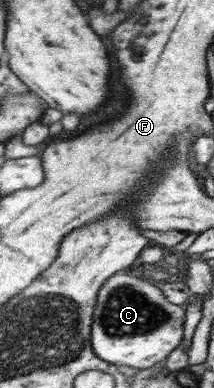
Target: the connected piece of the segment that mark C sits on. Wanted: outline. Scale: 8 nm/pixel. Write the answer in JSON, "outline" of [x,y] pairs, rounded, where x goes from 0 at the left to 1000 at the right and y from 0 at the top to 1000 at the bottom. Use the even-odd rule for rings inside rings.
{"outline":[[[579,696],[519,711],[519,719],[500,722],[495,735],[458,753],[458,784],[430,838],[430,889],[444,912],[509,936],[664,954],[766,933],[855,884],[855,848],[864,848],[864,794],[780,776],[752,742],[724,740],[696,719],[678,724],[678,719],[621,714]]]}

